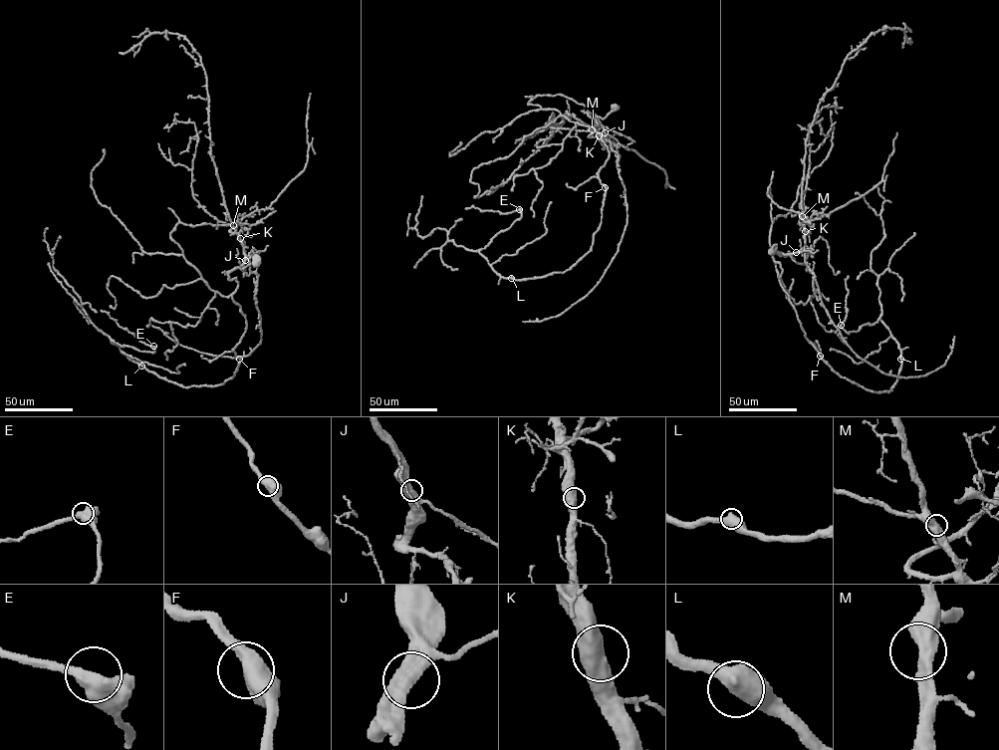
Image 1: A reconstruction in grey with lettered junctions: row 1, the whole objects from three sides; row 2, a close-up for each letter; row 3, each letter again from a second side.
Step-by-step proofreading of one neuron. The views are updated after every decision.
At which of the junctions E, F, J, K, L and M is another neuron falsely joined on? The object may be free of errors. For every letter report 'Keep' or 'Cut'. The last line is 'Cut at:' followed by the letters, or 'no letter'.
E: Keep
F: Keep
J: Keep
K: Keep
L: Keep
M: Keep
Cut at: no letter

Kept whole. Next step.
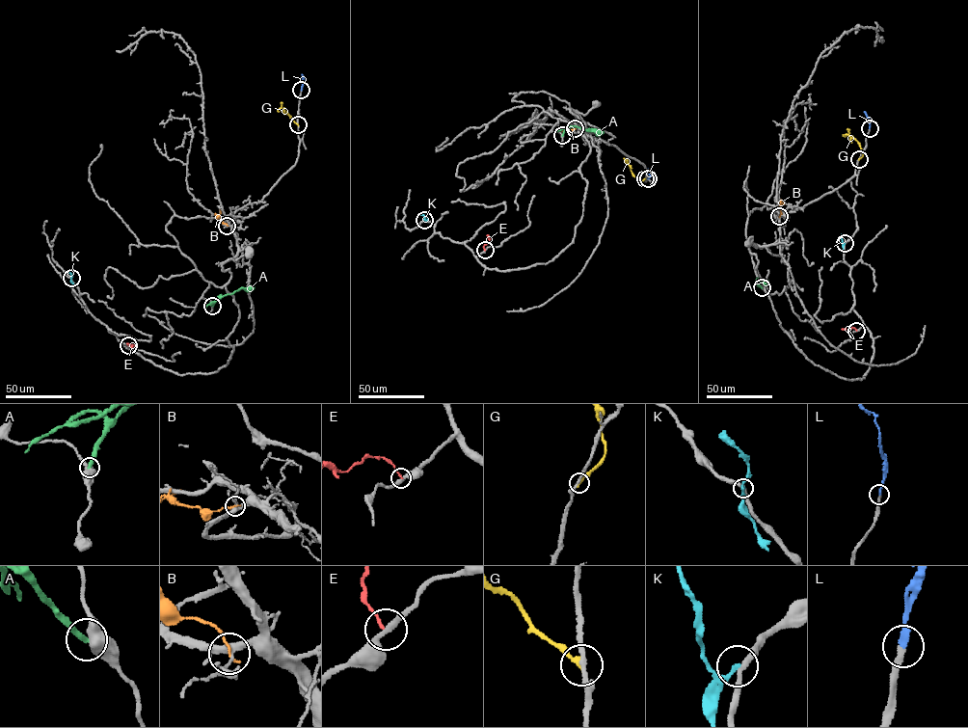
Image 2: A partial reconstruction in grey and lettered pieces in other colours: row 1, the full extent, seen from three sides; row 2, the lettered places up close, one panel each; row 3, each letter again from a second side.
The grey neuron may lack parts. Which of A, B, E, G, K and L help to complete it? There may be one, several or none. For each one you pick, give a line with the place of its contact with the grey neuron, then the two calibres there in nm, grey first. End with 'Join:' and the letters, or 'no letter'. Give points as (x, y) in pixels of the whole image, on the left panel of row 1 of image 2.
L: (301, 90) | 200/200 nm
Join: L

